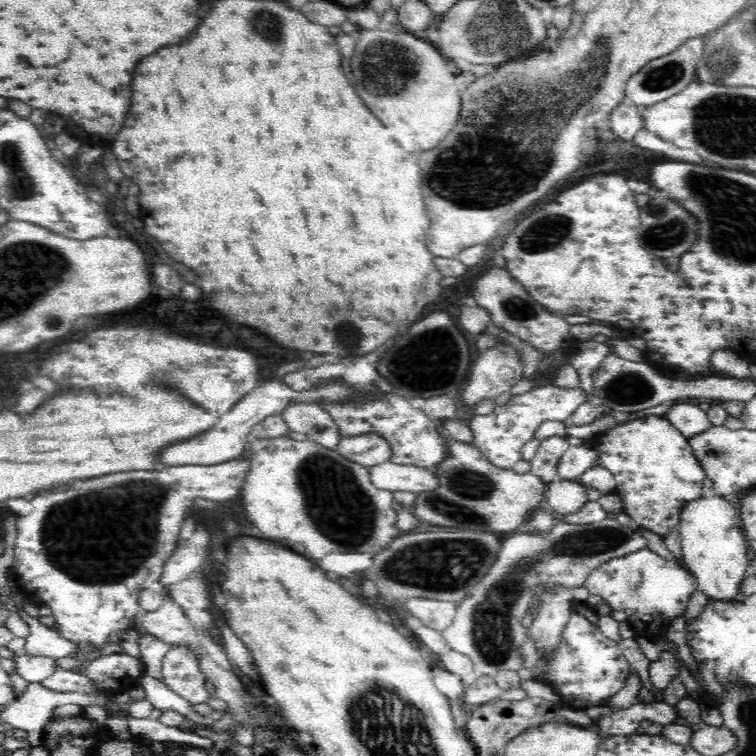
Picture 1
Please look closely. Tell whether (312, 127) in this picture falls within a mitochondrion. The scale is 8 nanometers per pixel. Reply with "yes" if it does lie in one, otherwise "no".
no

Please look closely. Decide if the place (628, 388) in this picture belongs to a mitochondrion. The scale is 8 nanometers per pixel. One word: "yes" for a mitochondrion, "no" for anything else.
yes

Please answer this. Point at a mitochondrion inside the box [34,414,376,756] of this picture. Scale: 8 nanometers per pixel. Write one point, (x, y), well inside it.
(105, 535)

